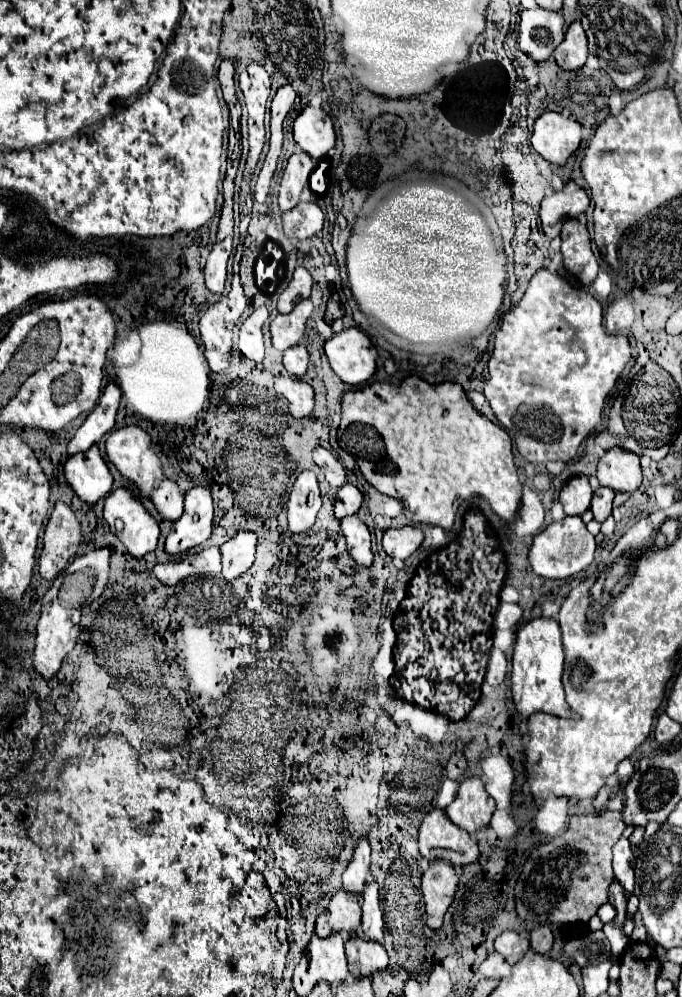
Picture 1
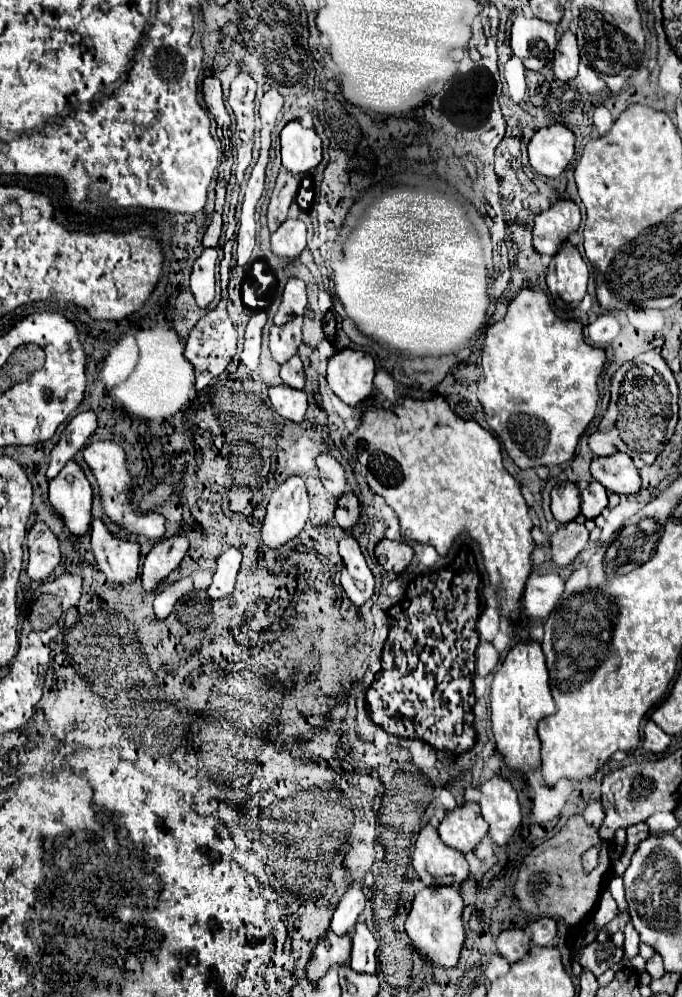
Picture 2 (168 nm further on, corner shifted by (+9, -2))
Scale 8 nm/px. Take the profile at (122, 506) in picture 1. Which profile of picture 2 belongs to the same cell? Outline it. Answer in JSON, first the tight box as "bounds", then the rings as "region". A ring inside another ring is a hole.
{"bounds":[90,520,140,586],"region":[[[102,520],[92,522],[90,544],[96,564],[106,574],[106,578],[120,586],[130,586],[132,580],[138,576],[140,546],[136,542],[118,540],[106,530]]]}

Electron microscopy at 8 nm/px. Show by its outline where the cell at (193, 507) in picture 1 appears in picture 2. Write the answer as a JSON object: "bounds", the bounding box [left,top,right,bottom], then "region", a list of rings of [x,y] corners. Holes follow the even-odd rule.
{"bounds":[140,534,188,592],"region":[[[180,534],[154,544],[150,554],[146,556],[140,574],[144,592],[156,592],[156,588],[178,568],[186,550],[188,550],[188,540]]]}

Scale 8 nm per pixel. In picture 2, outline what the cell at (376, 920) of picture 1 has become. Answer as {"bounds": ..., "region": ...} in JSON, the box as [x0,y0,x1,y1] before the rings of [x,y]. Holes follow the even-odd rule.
{"bounds":[350,920,378,974],"region":[[[360,920],[356,924],[356,934],[352,938],[352,958],[350,958],[350,968],[356,972],[366,972],[366,974],[378,974],[376,968],[376,940],[368,926]]]}

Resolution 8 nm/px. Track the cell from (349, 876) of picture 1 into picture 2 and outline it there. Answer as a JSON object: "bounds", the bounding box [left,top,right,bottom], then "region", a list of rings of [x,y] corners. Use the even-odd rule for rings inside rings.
{"bounds":[332,884,366,936],"region":[[[352,884],[346,894],[342,896],[336,912],[334,912],[334,918],[332,918],[332,932],[338,934],[338,936],[352,936],[354,934],[354,926],[360,918],[360,914],[364,912],[364,904],[366,904],[366,898],[362,894],[362,884]]]}

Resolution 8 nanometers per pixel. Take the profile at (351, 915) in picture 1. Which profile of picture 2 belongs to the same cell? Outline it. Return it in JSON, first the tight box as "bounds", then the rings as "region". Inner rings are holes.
{"bounds":[308,930,352,980],"region":[[[328,930],[324,940],[314,948],[312,962],[308,966],[308,980],[320,980],[326,974],[326,968],[346,964],[350,960],[350,948],[352,940],[348,936],[336,936]]]}

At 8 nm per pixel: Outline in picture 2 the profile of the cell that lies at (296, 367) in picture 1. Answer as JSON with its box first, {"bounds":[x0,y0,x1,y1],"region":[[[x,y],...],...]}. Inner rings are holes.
{"bounds":[280,356,304,390],"region":[[[292,356],[292,360],[282,364],[280,378],[284,380],[284,384],[288,384],[288,386],[292,386],[296,390],[304,388],[304,368],[302,368],[300,356]]]}

